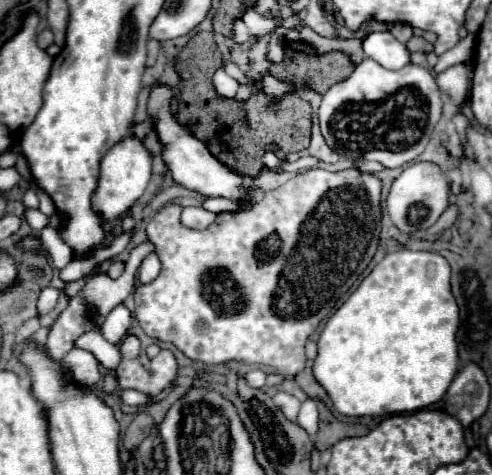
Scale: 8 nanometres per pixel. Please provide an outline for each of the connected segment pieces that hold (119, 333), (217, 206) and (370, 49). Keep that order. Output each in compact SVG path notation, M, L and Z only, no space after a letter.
M118 304L104 320L102 324L102 334L108 342L116 344L118 340L122 340L126 334L128 334L128 328L132 324L132 312L124 306L124 304Z
M204 198L200 206L204 206L204 208L206 208L206 210L210 210L210 212L216 212L216 214L220 214L220 212L240 210L240 208L236 208L236 202L226 200L226 198Z
M372 32L364 38L364 54L388 70L400 70L410 62L408 48L390 32Z

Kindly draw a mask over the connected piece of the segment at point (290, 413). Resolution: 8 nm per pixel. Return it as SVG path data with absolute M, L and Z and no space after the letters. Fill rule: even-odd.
M276 392L274 396L272 396L272 400L274 400L274 404L282 410L282 414L288 418L288 420L296 420L296 416L298 416L298 410L300 410L300 400L298 398L294 398L292 394L288 394L288 392Z

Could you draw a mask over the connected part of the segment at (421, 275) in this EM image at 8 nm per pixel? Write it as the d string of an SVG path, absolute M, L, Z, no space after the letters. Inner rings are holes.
M422 250L386 254L326 322L318 338L314 376L330 394L334 408L346 416L390 416L426 408L444 396L458 372L458 326L458 304L452 296L450 264L446 258Z

